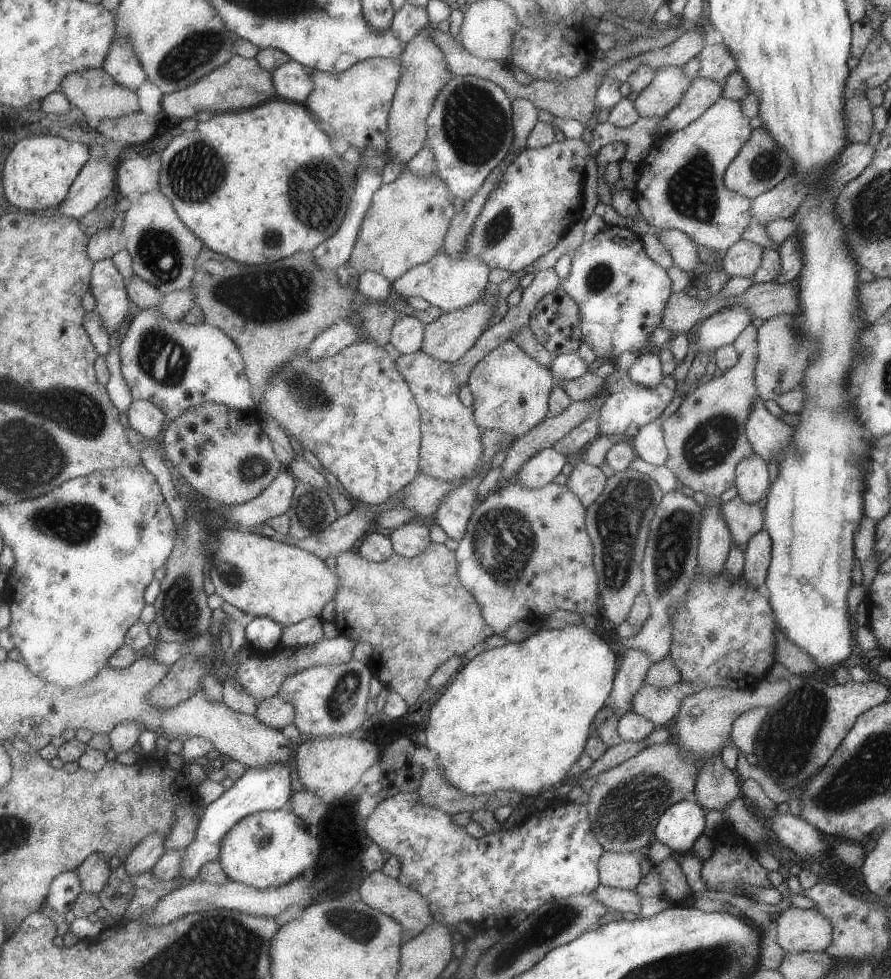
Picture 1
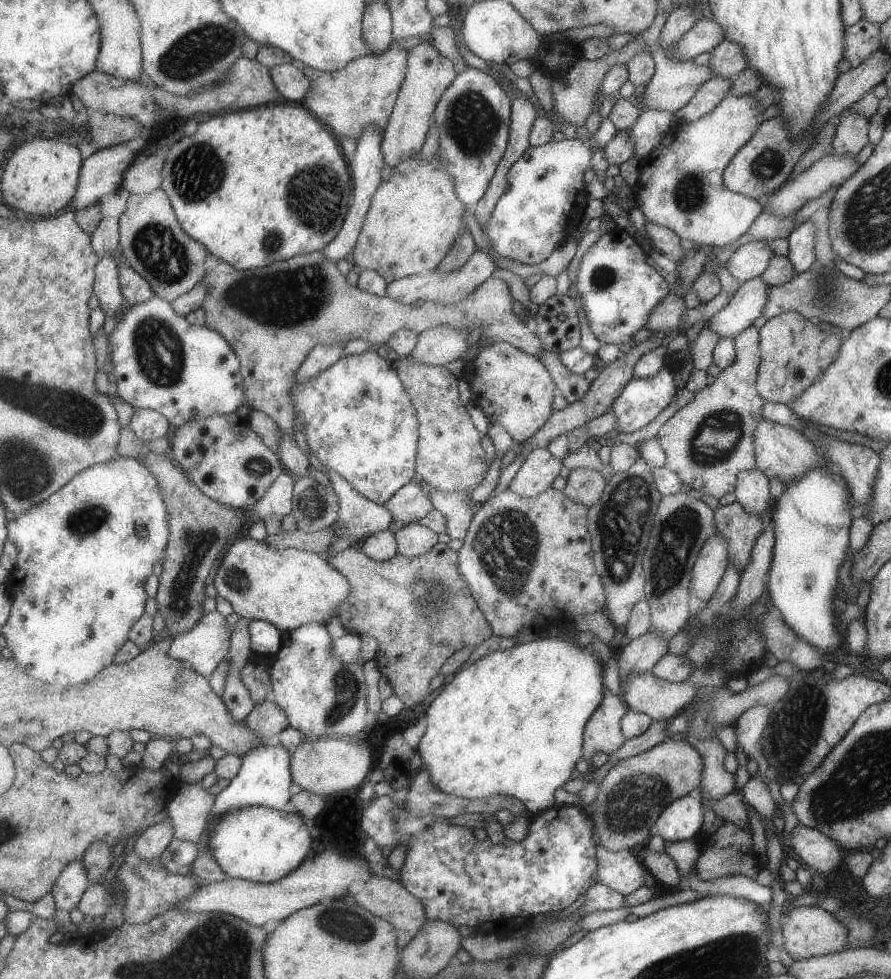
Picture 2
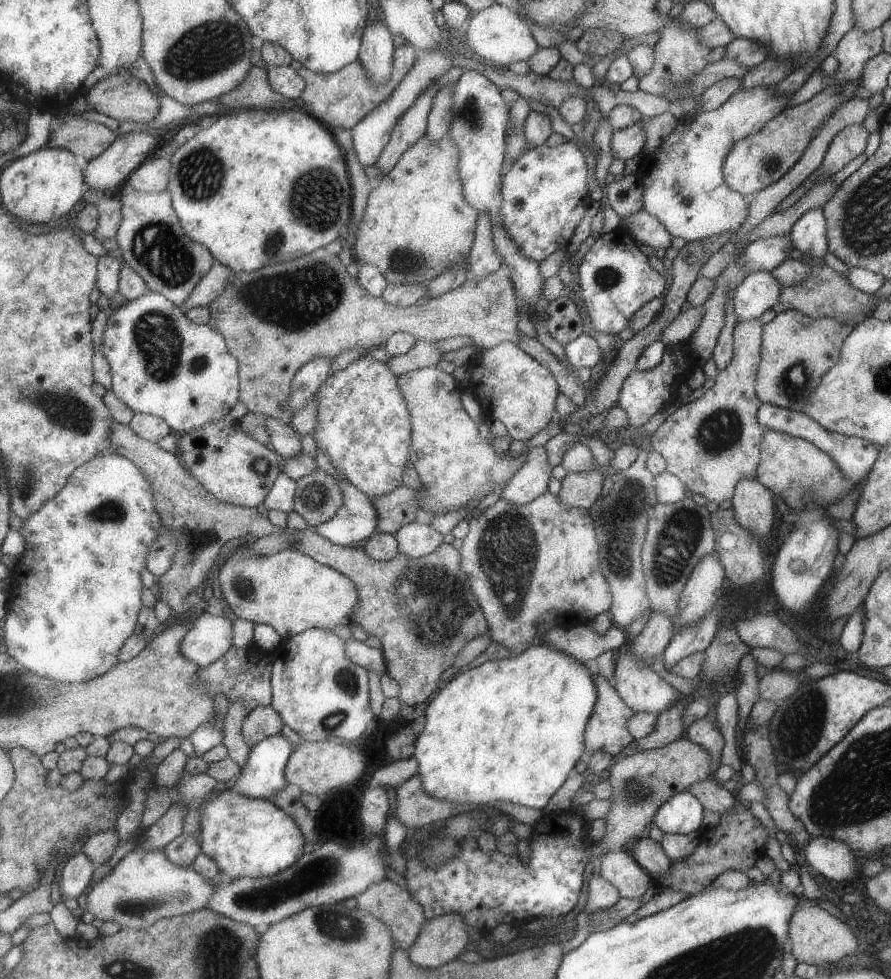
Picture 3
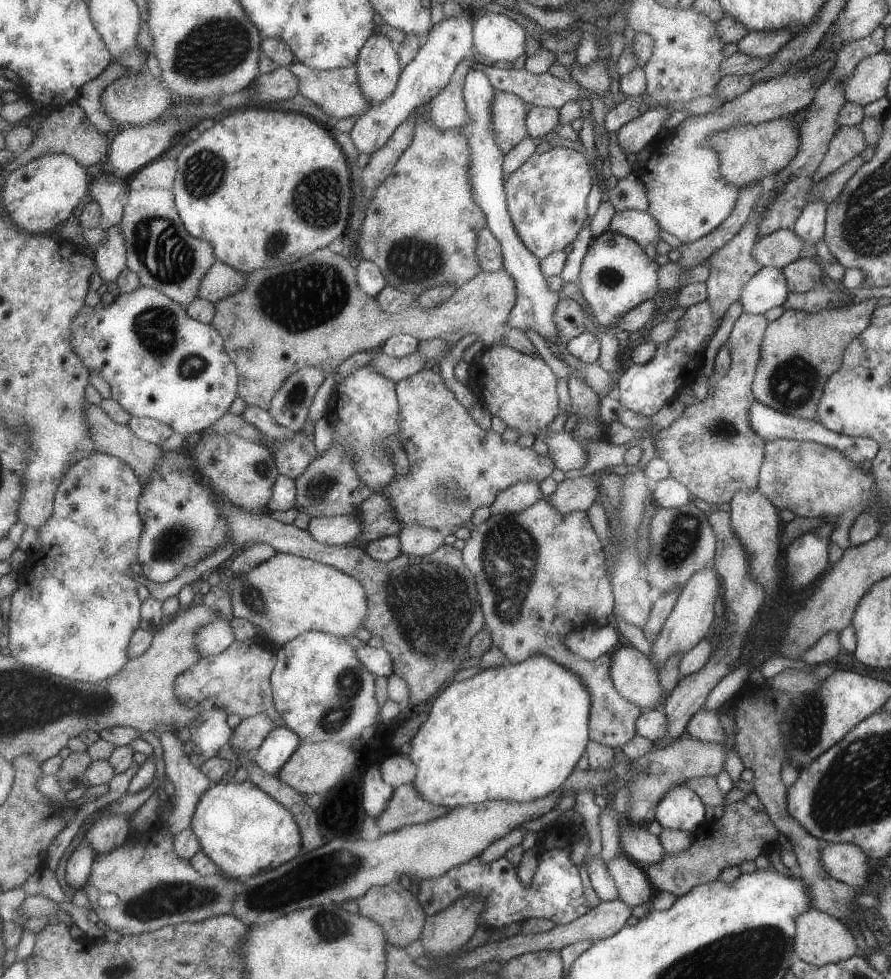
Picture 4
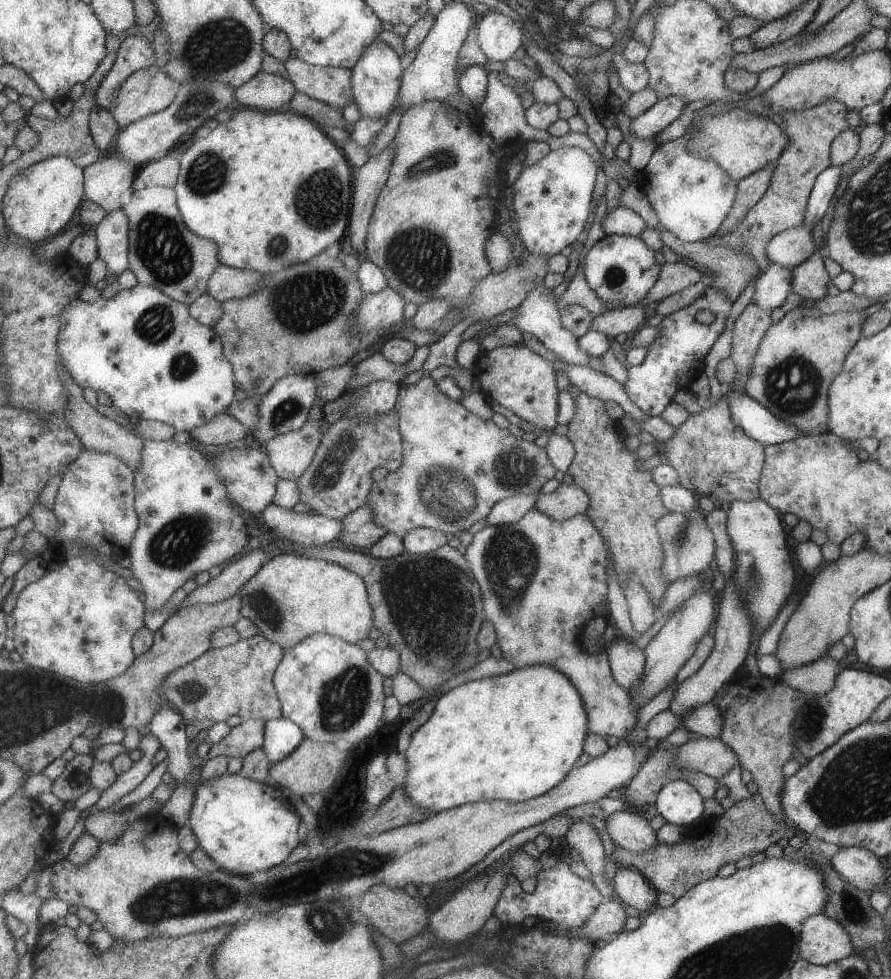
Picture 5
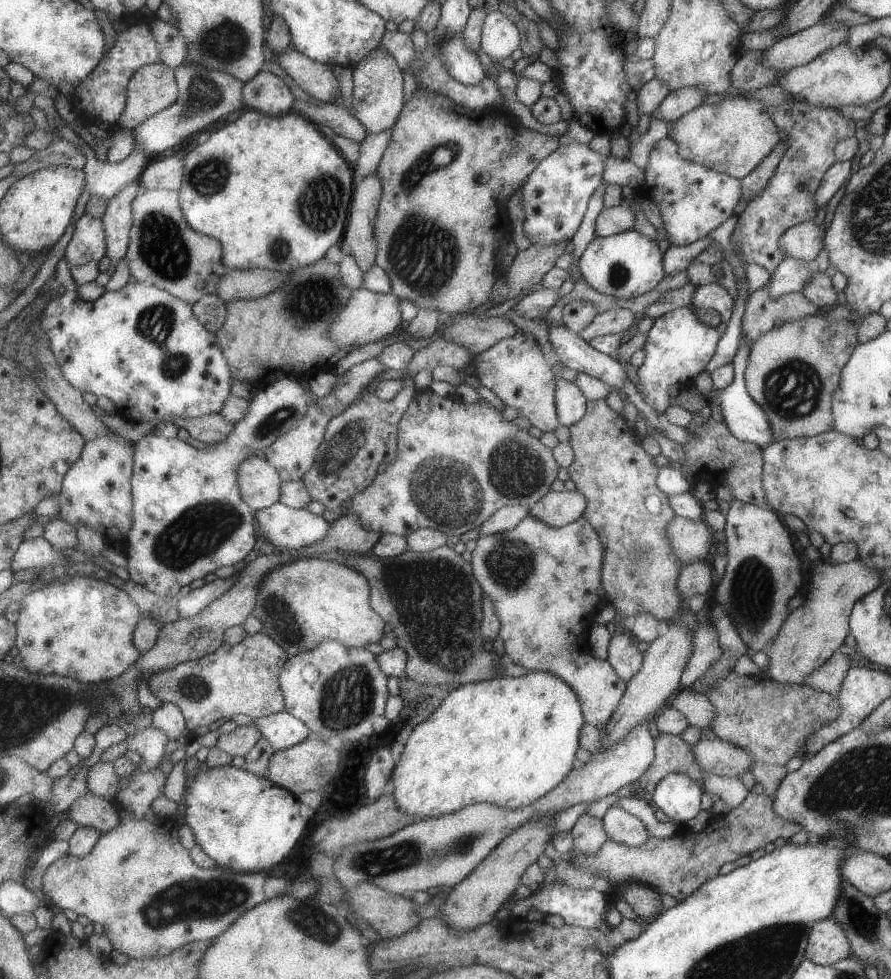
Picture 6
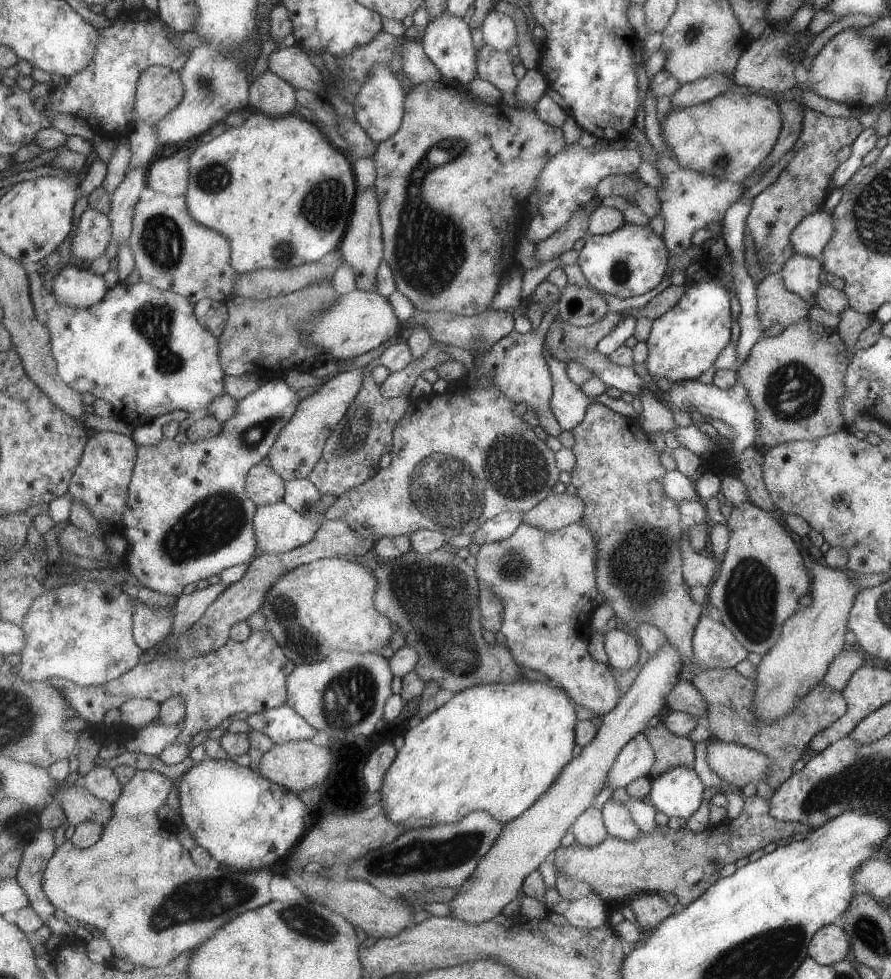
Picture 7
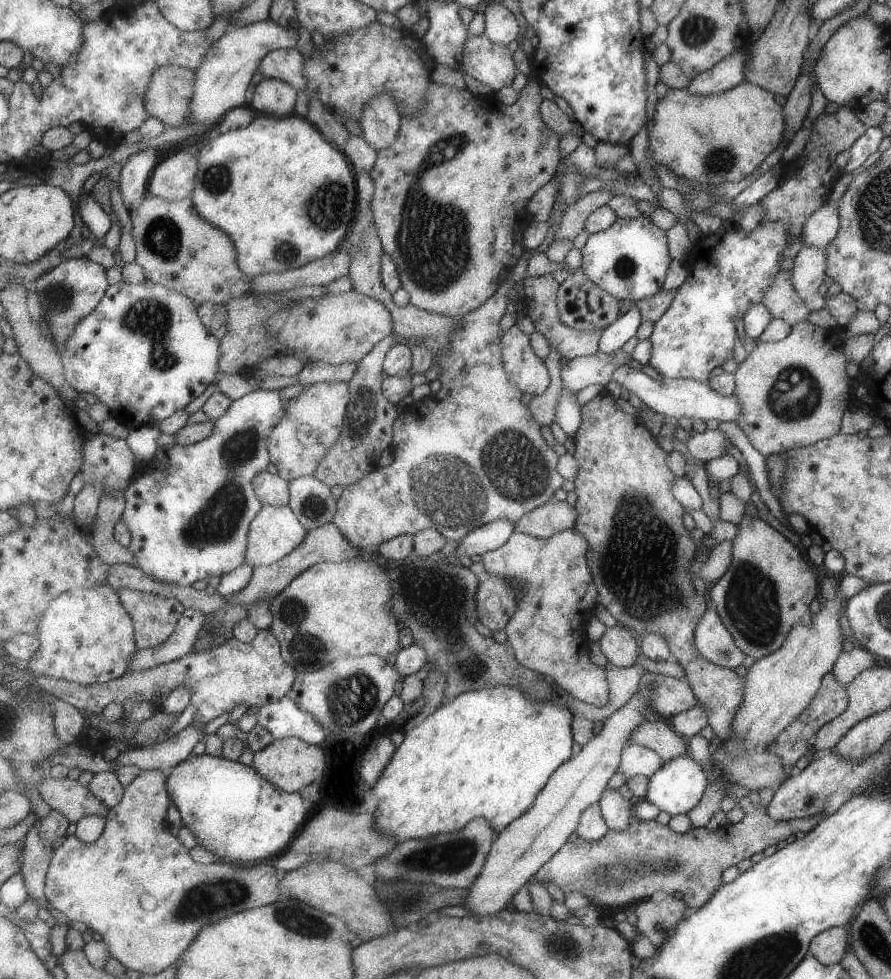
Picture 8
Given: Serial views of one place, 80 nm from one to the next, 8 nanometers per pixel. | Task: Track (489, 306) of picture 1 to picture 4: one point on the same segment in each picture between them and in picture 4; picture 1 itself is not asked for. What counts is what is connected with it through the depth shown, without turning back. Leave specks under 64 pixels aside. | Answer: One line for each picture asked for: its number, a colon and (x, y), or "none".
2: (438, 346)
3: (425, 354)
4: (397, 369)

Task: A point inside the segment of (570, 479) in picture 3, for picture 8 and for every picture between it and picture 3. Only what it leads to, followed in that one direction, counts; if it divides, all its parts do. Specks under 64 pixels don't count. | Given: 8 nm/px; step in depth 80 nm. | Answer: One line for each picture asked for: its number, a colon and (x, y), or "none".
4: (570, 495)
5: (565, 501)
6: (558, 508)
7: (555, 512)
8: (552, 517)

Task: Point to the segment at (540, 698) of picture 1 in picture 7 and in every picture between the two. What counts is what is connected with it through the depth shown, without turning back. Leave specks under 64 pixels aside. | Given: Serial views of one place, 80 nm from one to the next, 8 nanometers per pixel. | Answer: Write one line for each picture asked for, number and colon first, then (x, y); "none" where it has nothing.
2: (510, 724)
3: (509, 730)
4: (514, 732)
5: (512, 737)
6: (506, 741)
7: (496, 747)

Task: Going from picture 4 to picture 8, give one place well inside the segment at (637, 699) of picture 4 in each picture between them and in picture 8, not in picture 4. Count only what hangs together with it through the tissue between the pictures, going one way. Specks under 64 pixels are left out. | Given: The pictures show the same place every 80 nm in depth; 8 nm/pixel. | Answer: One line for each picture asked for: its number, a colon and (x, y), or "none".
5: (627, 661)
6: (622, 653)
7: (621, 648)
8: (620, 647)

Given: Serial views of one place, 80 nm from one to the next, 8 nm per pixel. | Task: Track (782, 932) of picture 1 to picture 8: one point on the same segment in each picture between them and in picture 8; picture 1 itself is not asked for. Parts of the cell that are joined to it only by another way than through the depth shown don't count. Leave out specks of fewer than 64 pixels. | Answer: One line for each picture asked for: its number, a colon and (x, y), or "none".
2: (806, 931)
3: (817, 938)
4: (820, 939)
5: (823, 940)
6: (827, 942)
7: (830, 944)
8: (829, 947)

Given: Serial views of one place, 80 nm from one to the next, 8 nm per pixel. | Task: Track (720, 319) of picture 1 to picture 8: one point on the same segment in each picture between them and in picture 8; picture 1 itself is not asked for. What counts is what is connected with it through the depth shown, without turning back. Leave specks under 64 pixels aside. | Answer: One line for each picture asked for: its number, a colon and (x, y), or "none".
2: (746, 303)
3: (759, 290)
4: (766, 288)
5: (771, 288)
6: (791, 275)
7: (800, 274)
8: (808, 269)

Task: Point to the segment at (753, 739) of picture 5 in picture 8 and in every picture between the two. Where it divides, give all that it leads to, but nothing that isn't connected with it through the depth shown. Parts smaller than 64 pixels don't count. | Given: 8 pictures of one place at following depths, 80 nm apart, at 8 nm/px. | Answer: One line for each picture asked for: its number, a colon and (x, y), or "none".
6: (770, 726)
7: (728, 696)
8: (639, 553)

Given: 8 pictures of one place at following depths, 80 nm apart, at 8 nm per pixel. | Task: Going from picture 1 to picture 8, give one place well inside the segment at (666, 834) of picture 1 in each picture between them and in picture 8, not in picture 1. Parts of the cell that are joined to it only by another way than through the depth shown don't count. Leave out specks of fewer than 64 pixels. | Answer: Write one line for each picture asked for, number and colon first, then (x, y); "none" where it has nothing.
2: (681, 819)
3: (682, 813)
4: (680, 808)
5: (677, 802)
6: (677, 795)
7: (677, 792)
8: (675, 788)

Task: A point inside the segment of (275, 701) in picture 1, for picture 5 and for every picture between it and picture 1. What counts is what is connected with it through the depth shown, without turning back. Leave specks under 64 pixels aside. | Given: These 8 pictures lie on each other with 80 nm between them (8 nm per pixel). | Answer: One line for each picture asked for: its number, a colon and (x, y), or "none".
2: (267, 718)
3: (262, 722)
4: (249, 734)
5: (250, 734)

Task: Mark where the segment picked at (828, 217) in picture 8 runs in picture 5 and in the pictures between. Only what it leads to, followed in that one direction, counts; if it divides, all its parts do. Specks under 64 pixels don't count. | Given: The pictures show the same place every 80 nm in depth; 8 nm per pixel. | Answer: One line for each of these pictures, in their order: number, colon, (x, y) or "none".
5: (790, 247)
6: (802, 241)
7: (810, 236)

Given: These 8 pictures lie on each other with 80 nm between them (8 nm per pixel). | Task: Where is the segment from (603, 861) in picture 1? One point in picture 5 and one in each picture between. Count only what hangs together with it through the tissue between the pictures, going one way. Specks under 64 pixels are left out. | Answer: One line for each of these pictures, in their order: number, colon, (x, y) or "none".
2: (618, 870)
3: (621, 870)
4: (632, 885)
5: (633, 890)

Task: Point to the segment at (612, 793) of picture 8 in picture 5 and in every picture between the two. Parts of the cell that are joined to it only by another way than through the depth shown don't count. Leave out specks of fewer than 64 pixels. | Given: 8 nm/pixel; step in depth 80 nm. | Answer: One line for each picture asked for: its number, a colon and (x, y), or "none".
5: (630, 830)
6: (620, 826)
7: (616, 816)

